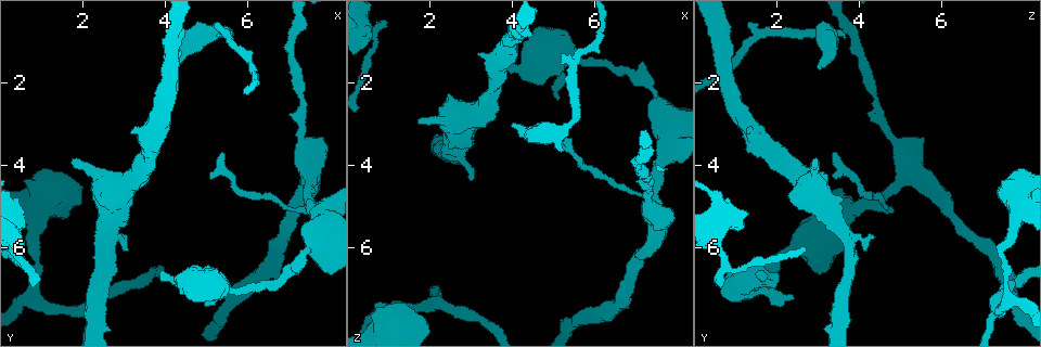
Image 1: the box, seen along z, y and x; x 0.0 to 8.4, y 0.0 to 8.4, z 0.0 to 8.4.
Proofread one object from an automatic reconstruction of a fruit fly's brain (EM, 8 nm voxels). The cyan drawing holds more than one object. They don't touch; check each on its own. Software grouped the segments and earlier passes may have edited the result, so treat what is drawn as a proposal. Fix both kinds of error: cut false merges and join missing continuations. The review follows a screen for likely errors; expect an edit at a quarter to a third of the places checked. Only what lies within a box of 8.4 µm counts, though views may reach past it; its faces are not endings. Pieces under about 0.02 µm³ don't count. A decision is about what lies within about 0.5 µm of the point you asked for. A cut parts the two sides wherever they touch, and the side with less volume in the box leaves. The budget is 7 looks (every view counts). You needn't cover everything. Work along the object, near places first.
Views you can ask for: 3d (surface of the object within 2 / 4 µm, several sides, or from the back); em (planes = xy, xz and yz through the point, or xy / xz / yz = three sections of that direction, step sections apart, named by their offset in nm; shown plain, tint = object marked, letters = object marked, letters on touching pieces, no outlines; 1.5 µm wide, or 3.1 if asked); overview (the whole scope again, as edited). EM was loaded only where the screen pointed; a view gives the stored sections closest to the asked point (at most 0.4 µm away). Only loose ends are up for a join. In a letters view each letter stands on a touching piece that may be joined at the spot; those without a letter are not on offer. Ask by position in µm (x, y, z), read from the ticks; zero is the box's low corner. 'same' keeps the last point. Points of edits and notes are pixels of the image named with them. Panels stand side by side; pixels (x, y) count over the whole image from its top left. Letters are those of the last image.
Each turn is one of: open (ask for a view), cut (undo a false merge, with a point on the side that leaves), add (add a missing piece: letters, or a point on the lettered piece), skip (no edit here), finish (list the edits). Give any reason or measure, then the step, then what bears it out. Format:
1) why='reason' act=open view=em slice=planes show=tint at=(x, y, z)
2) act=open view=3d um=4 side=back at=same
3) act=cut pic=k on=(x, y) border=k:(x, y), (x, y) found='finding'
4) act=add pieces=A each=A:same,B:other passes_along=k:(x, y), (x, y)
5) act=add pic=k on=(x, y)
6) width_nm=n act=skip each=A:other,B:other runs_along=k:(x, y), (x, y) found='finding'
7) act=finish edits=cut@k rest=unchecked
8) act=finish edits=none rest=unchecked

why='branch stops here' act=open view=em slice=xy step=4 show=letters at=(0.85, 6.95, 0.70)

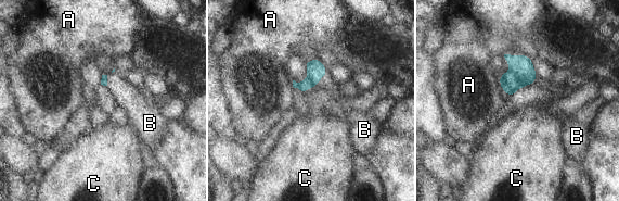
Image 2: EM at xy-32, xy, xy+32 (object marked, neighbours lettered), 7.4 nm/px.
why='another direction' act=open view=em slice=planes show=letters at=same

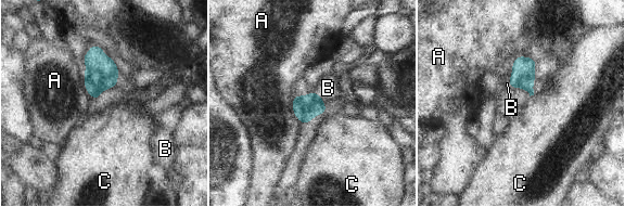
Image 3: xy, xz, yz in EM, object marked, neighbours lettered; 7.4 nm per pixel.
act=add pic=3 on=(328, 88) each=A:other,B:same,C:other found='it goes on there'

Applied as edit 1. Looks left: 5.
why='an open end' act=open view=em slice=planes show=letters at=(0.55, 5.30, 1.00)

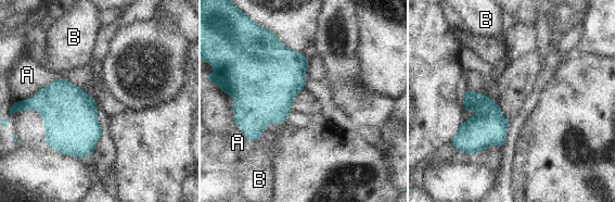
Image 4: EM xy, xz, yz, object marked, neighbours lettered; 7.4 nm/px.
longest_contact=A:340nm act=skip each=A:other,B:other found='no lettered piece goes on from it'

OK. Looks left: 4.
why='an open end' act=open view=em slice=yz step=8 show=letters at=(3.95, 1.65, 3.00)

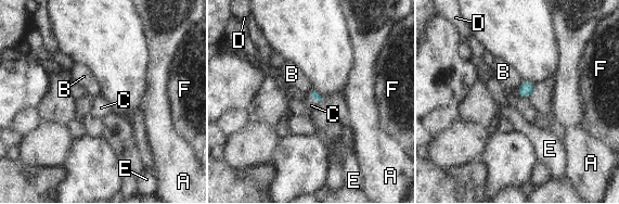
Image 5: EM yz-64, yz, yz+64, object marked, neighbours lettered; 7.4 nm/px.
act=add pic=5 on=(311, 105) each=A:other,B:other,C:same,D:other,E:other,F:other found='it goes on there'

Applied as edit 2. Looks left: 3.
act=finish edits=add@3,add@5 rest=unchecked

